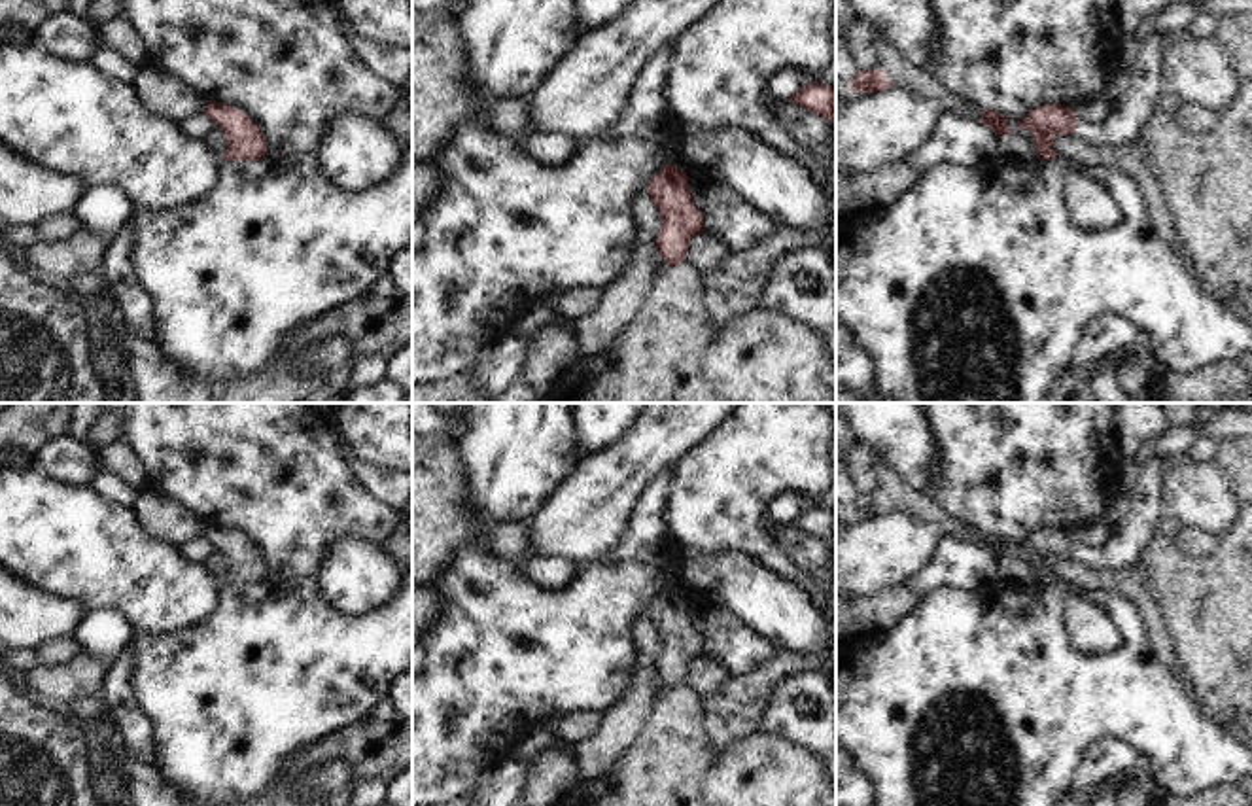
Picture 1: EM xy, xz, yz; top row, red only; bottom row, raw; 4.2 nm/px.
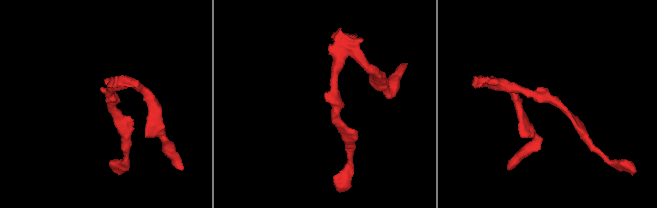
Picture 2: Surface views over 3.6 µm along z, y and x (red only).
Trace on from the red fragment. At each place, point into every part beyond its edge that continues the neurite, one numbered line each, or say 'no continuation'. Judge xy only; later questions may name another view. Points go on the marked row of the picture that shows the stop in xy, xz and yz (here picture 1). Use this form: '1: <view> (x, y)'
no continuation

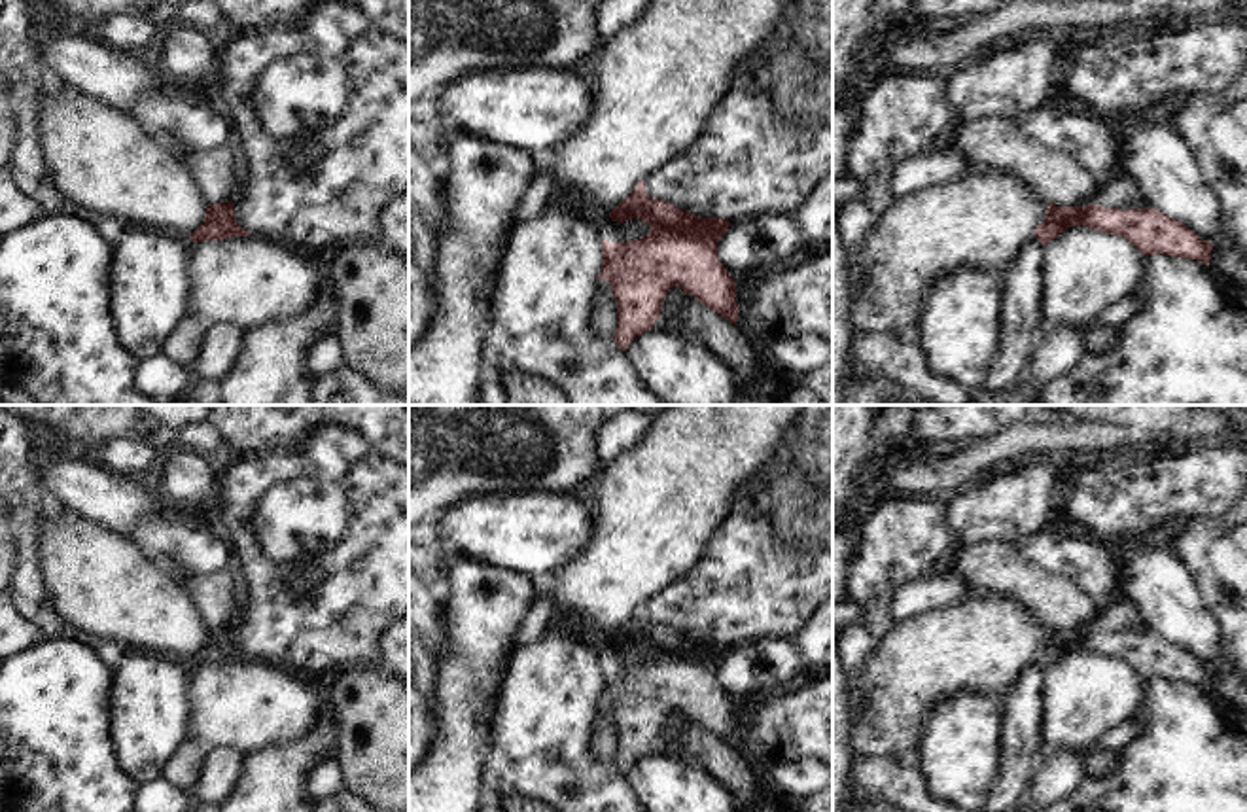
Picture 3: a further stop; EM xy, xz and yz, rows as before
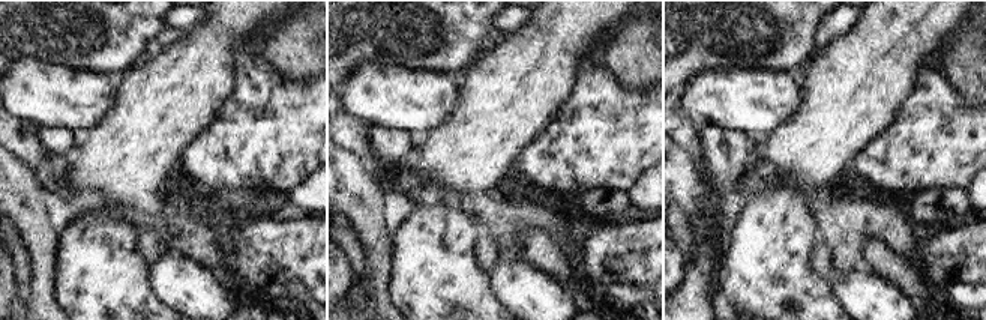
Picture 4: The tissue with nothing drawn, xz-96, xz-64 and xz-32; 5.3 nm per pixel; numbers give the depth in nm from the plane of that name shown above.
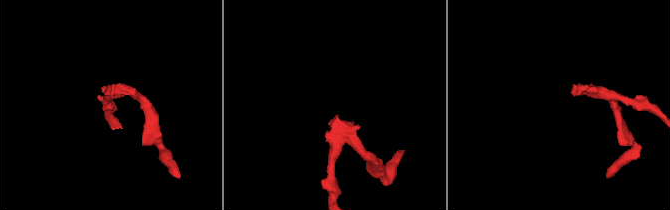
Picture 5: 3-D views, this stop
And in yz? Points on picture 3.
1: yz (981, 222)

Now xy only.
1: xy (99, 158)

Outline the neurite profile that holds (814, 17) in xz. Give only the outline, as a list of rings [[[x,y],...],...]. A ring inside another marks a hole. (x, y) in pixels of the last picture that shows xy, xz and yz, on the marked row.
[[[793,0],[799,44],[814,57],[833,57],[833,0]]]

